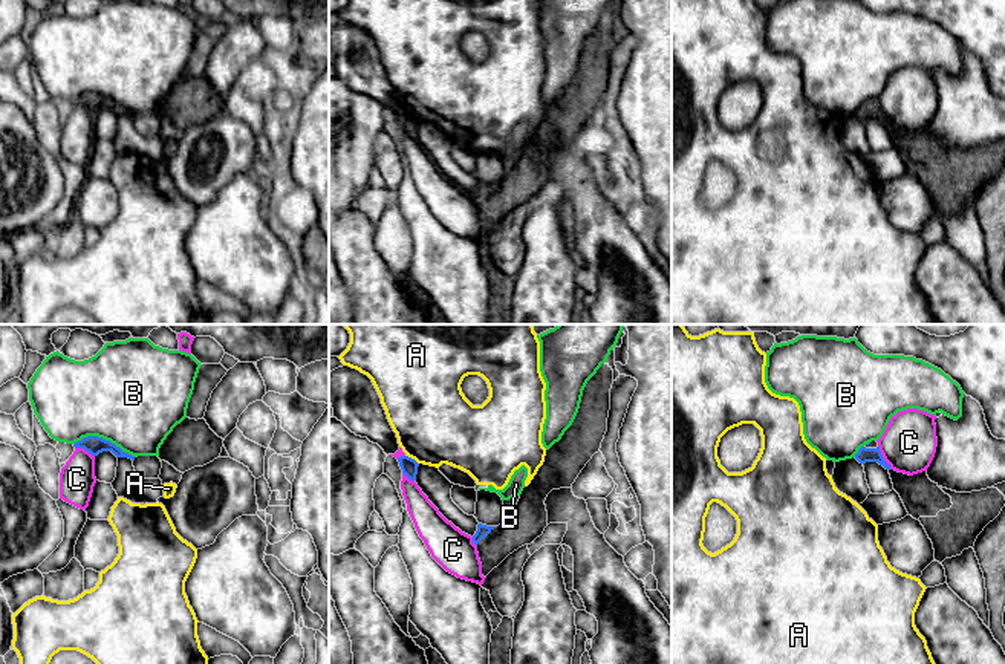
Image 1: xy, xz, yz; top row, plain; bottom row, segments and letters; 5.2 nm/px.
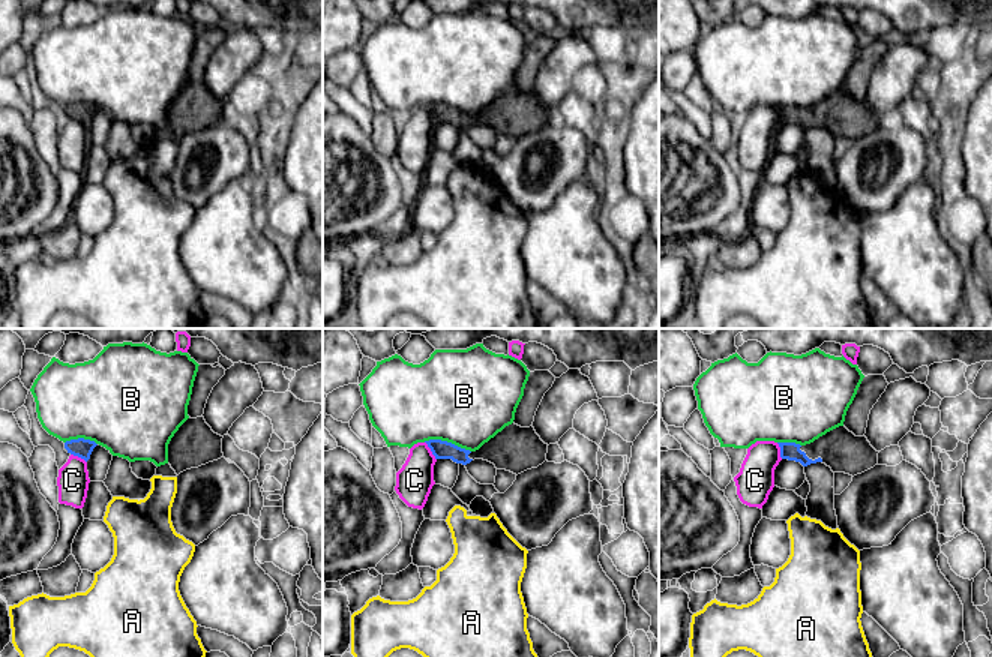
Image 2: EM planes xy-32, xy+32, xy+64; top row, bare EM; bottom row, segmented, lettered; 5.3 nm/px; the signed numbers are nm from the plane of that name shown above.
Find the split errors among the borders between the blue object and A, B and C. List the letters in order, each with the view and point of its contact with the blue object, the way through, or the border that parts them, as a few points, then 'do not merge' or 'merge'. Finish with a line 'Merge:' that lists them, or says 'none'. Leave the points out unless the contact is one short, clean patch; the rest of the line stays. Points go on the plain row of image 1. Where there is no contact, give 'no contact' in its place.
A: xz (410, 115) | along xz (406, 112), (418, 121) | do not merge
B: xy (104, 97) | do not merge
C: yz (883, 115) | do not merge
Merge: none

